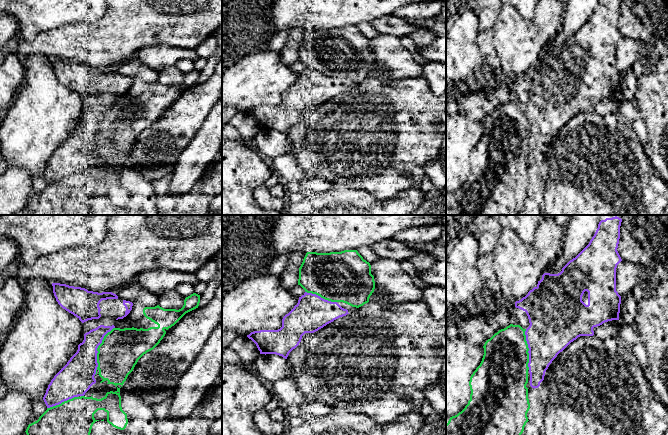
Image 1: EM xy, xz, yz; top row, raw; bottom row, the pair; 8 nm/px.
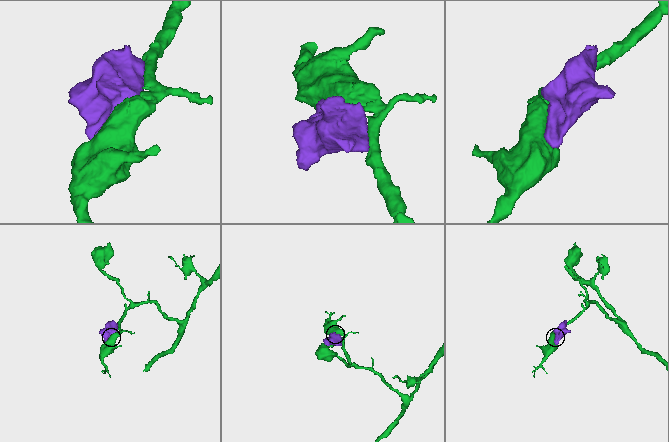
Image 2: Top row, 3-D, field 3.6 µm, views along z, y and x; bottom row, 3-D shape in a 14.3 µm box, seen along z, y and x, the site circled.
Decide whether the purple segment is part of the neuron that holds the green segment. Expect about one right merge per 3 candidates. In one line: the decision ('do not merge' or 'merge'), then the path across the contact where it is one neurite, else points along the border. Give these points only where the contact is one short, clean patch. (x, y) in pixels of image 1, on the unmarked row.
do not merge

